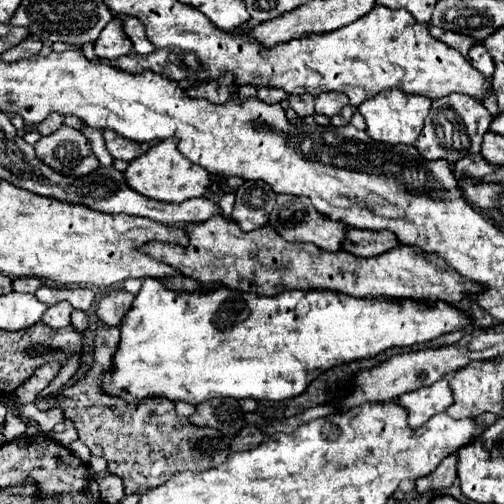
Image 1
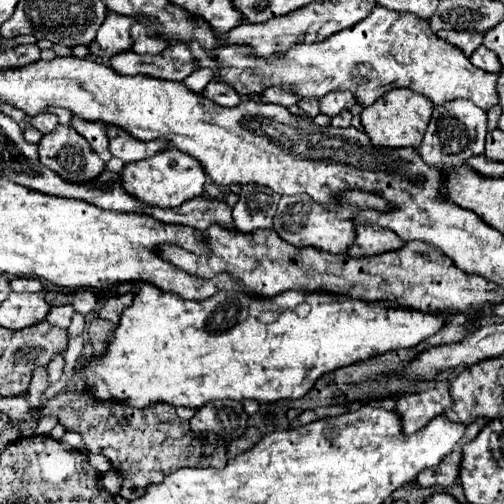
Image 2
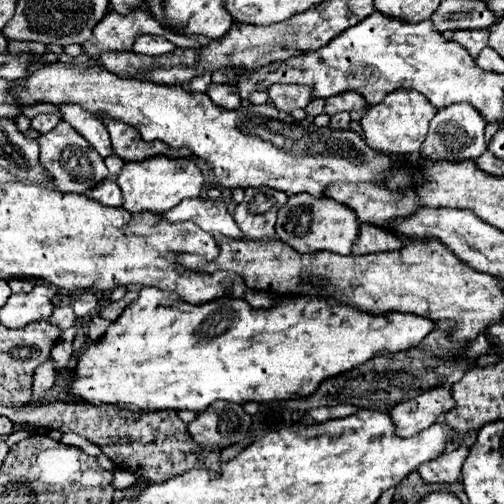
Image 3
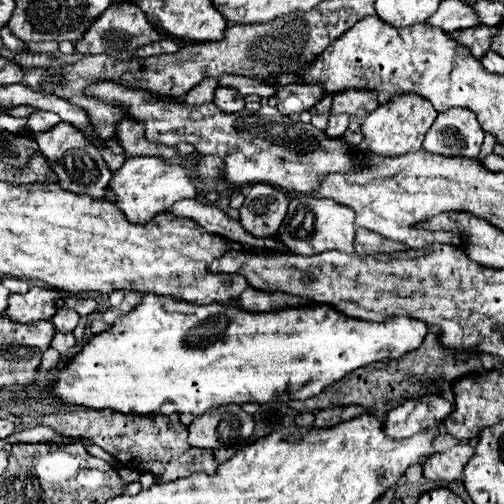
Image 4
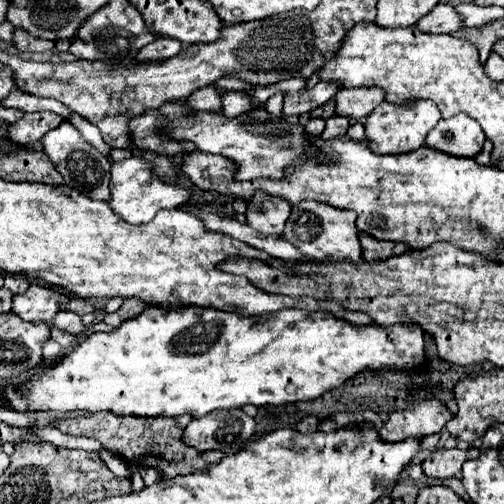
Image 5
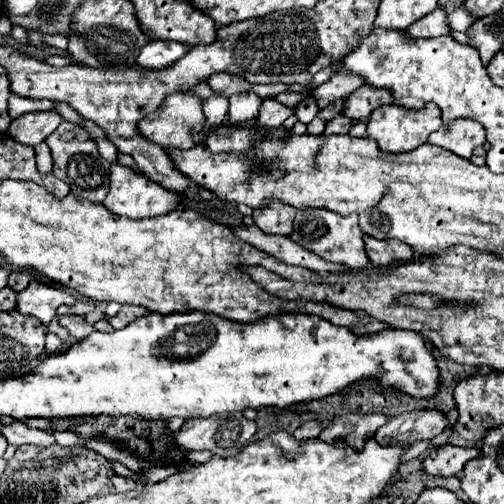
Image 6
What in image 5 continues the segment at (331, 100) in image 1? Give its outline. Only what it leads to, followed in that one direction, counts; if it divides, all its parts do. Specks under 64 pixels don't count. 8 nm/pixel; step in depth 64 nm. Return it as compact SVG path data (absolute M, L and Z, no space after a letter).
M342 88L336 94L336 114L362 120L384 102L382 88Z

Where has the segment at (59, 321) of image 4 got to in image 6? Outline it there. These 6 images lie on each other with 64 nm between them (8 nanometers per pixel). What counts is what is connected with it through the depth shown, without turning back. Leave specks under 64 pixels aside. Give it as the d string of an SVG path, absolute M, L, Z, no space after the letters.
M72 314L60 316L60 324L62 324L62 326L70 332L70 336L74 336L76 340L80 340L80 338L84 338L84 336L88 336L88 334L94 332L94 326L90 326L90 324L86 322L86 318L82 318L82 316L72 316Z

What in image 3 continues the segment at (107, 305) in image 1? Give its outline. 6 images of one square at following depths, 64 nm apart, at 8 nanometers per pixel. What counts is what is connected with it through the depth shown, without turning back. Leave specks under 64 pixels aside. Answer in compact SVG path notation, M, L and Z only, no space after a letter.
M126 296L122 302L112 302L106 310L102 310L102 312L100 312L100 316L102 316L102 318L106 318L106 320L110 320L110 322L114 322L114 320L120 316L122 308L126 306L126 302L128 302L128 296Z

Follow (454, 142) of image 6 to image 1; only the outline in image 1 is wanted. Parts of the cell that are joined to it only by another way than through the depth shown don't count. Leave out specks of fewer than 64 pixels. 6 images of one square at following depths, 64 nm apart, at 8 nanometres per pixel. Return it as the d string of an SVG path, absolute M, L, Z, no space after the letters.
M452 94L452 96L446 96L444 100L434 100L428 120L424 122L420 140L416 142L416 148L426 160L446 160L454 168L454 164L460 158L468 154L478 154L482 150L482 138L488 132L490 122L492 122L492 116L484 108L484 104L478 100L472 100L470 96Z

